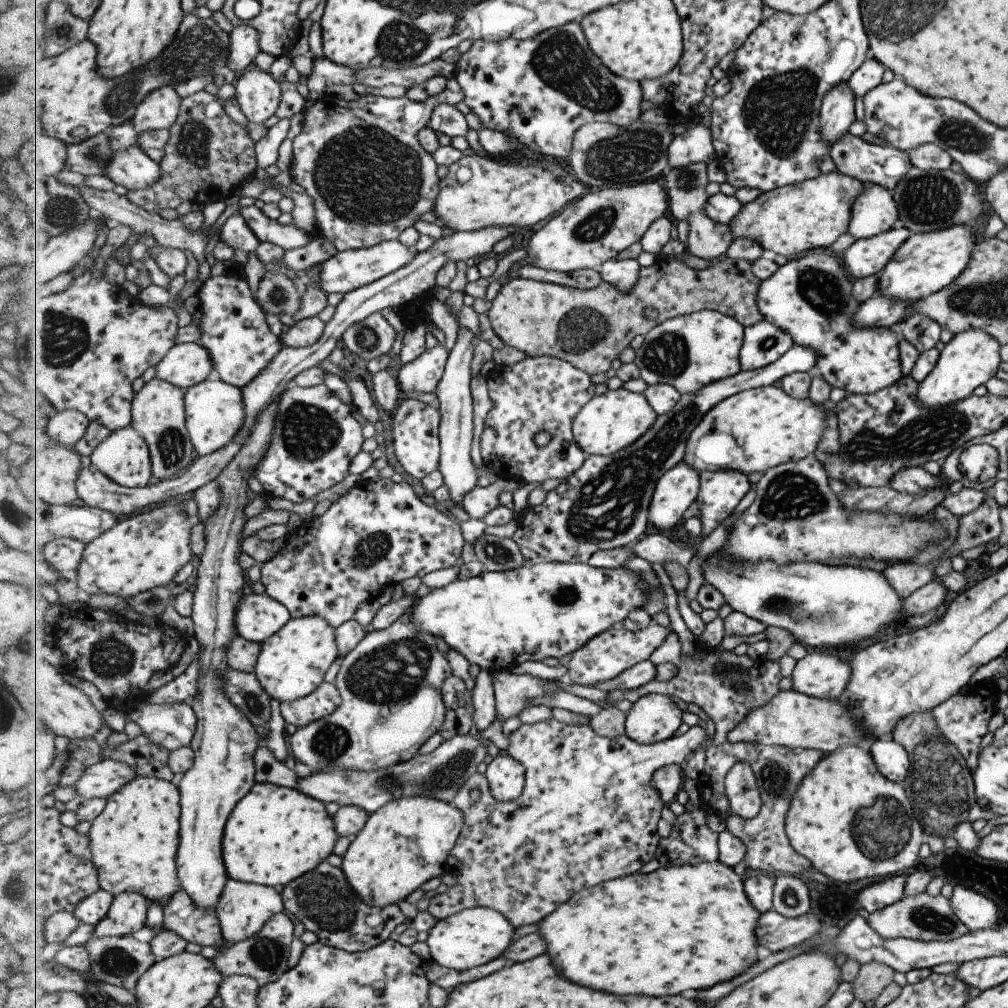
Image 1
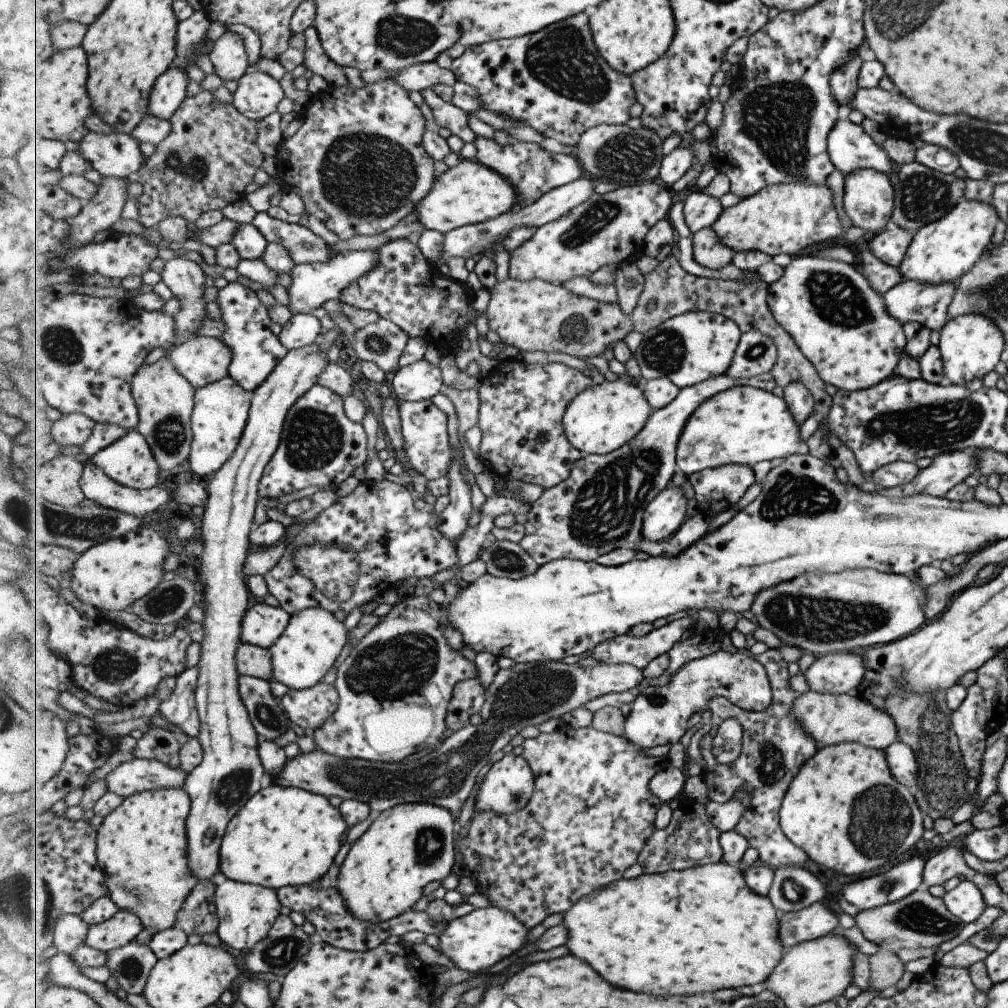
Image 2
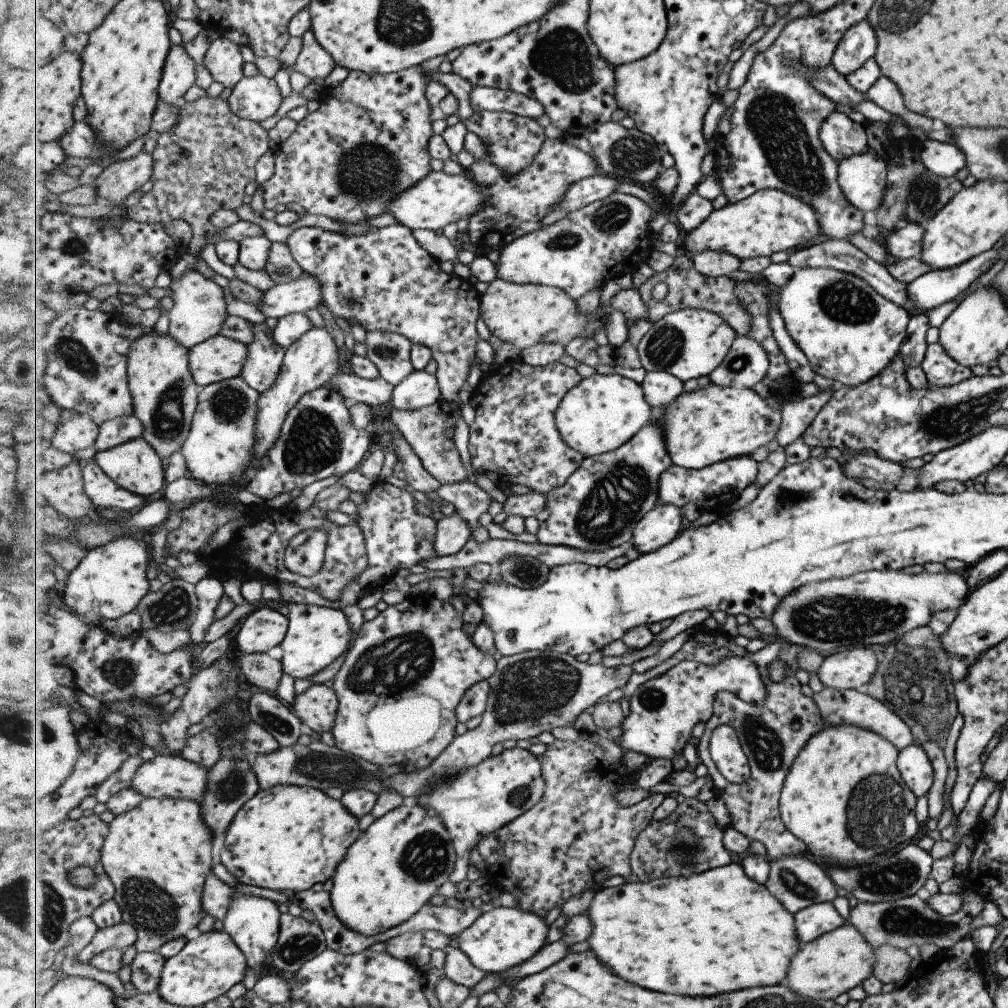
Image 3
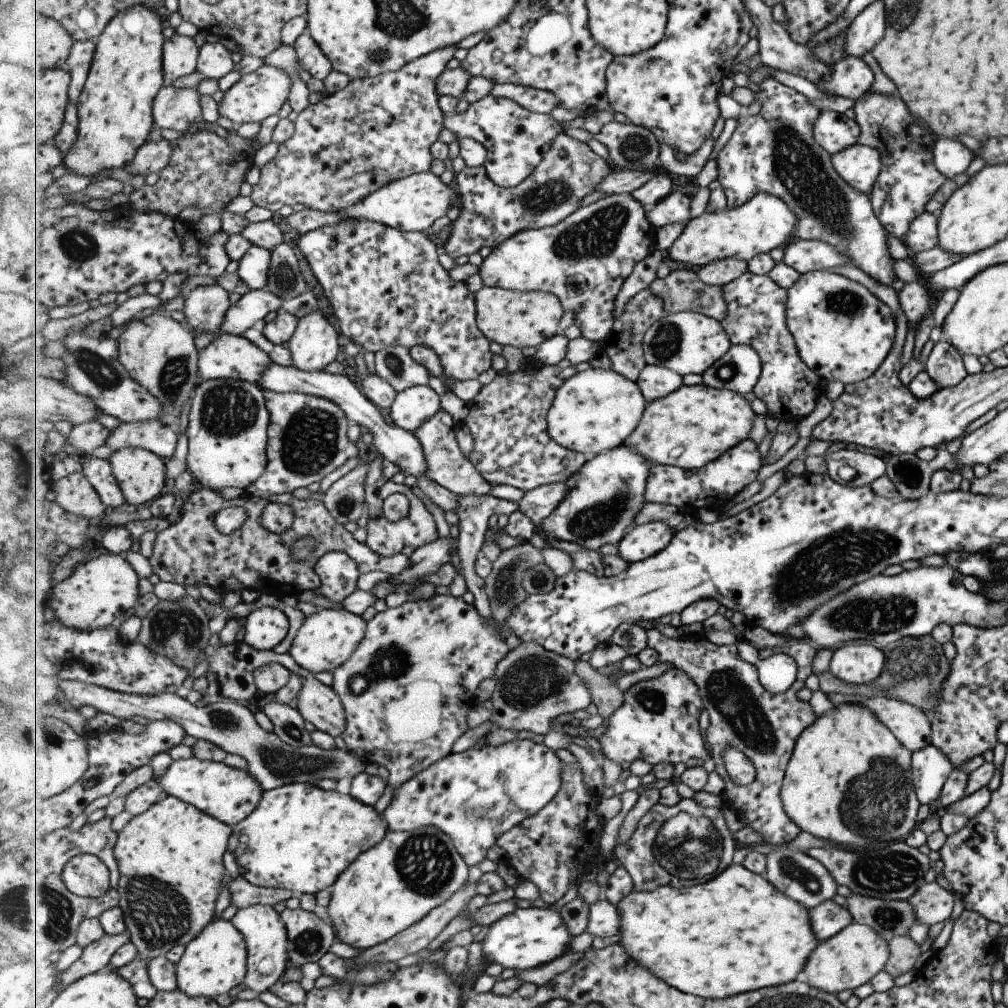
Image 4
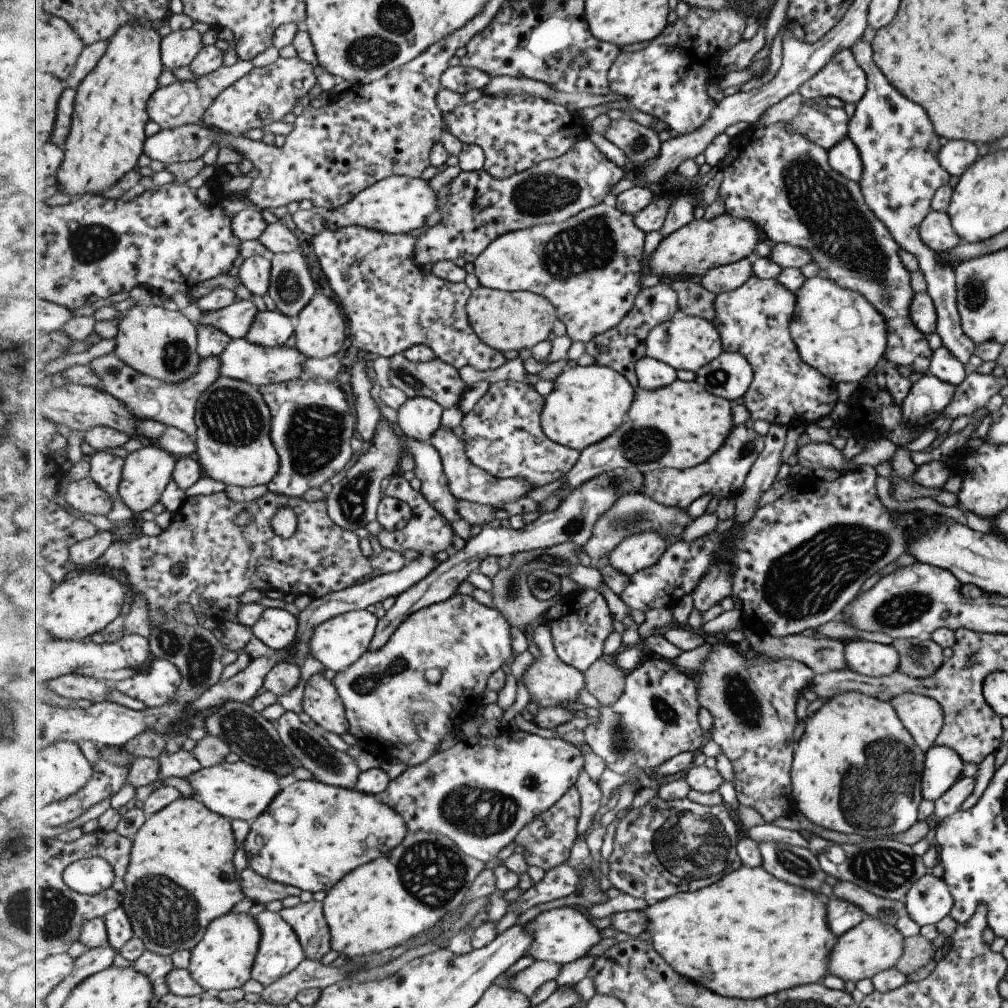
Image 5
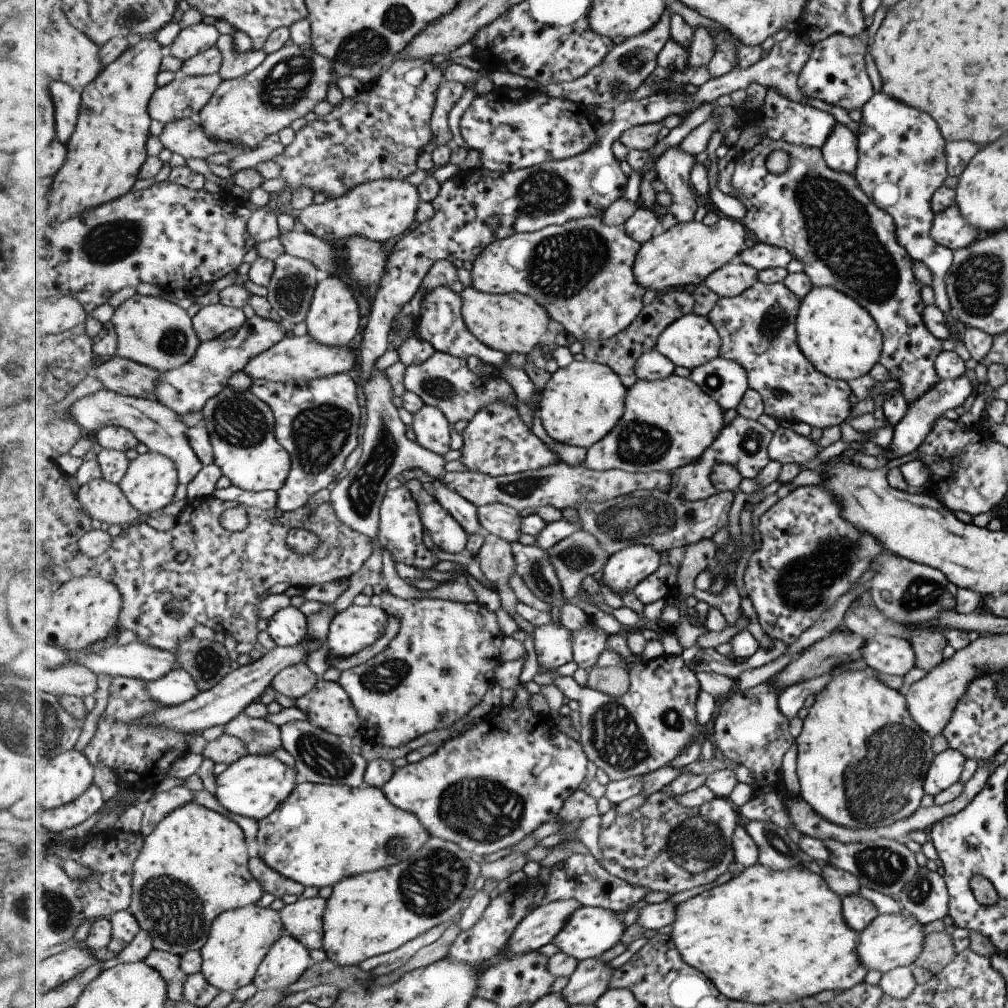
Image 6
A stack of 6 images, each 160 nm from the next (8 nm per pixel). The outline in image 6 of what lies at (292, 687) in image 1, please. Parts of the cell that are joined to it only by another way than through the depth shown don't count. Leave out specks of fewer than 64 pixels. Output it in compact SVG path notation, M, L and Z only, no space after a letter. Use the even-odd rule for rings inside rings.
M351 605L337 613L330 626L329 656L353 656L375 644L386 631L390 614L382 607Z

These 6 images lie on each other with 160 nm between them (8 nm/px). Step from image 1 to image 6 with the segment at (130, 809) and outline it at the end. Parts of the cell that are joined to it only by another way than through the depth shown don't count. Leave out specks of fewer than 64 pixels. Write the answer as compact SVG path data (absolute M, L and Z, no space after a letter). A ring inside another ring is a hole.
M189 803L177 810L174 810L171 814L168 814L160 823L159 826L149 835L144 837L144 847L139 855L139 858L135 863L135 874L134 874L134 893L132 896L131 906L128 908L139 921L141 928L146 930L153 937L155 949L167 951L174 955L183 956L189 951L201 951L205 946L207 939L209 938L210 932L212 931L213 921L221 916L224 912L249 906L255 904L261 900L261 896L265 892L264 886L256 880L253 876L251 869L249 868L250 858L249 852L247 852L247 838L245 838L245 832L243 828L233 822L231 818L219 814L201 804Z

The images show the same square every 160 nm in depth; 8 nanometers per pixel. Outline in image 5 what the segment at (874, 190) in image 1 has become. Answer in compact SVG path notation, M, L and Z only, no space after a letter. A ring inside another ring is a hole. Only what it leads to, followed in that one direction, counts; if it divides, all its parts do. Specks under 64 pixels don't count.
M846 136L835 146L826 150L828 152L828 164L841 176L848 177L849 180L860 179L862 164L856 145Z

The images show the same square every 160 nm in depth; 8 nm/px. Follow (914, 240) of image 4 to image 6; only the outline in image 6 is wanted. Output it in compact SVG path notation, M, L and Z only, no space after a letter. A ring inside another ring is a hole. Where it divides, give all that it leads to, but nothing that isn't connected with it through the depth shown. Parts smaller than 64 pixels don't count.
M955 203L941 212L934 213L930 237L935 243L950 251L968 247L980 235L974 226L966 223Z

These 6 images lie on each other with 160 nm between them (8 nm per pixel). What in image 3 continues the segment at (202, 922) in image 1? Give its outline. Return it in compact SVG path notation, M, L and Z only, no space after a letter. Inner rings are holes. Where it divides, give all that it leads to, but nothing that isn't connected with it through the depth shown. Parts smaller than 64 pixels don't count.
M212 874L205 885L202 900L205 914L211 915L215 920L223 921L229 912L233 899L234 890L223 880L219 880L215 874Z

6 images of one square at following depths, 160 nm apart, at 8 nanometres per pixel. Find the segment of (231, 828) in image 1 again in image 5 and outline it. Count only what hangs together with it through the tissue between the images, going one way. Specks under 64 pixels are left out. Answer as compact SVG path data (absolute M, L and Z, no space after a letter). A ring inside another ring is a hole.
M317 779L295 781L285 787L271 806L250 823L245 854L250 867L278 883L293 885L311 893L329 892L356 868L389 854L404 842L408 824L392 806L360 790L328 785Z

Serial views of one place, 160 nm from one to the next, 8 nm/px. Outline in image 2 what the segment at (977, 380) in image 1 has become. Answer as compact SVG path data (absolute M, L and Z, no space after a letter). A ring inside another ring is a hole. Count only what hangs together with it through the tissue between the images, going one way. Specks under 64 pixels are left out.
M967 313L956 316L955 319L948 319L938 332L939 341L936 347L939 349L942 362L943 383L951 385L965 385L969 380L981 379L984 374L993 371L1006 345L996 324L982 314Z

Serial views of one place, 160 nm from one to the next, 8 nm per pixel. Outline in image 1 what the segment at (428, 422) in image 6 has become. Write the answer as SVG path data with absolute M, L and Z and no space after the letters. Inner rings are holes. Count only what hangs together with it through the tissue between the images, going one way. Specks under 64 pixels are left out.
M439 344L435 348L428 348L416 361L403 365L398 372L398 384L401 391L436 393L437 386L442 382L449 356L450 352L444 345Z

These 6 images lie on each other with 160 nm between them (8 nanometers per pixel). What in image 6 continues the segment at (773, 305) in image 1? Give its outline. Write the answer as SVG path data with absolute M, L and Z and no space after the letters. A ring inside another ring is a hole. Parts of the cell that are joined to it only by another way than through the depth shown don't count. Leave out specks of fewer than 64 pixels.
M815 287L800 299L795 317L796 343L803 356L813 365L813 368L824 373L833 380L856 379L867 375L873 364L878 362L882 347L882 334L871 315L849 295L831 287Z

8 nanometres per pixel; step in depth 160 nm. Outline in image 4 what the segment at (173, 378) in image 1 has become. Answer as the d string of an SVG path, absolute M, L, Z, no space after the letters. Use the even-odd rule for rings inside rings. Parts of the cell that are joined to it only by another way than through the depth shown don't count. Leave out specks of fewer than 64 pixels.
M221 335L208 348L200 351L200 377L204 381L216 379L234 379L259 383L264 373L272 366L271 356L240 335Z

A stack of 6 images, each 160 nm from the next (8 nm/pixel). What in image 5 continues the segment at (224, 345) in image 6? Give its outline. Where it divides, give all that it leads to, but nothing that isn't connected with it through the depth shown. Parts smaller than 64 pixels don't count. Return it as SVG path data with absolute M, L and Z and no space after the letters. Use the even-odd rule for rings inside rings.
M277 310L259 312L246 338L253 344L265 347L285 345L296 332L295 321ZM114 352L94 358L88 365L103 380L103 388L101 390L109 392L117 400L121 400L125 404L125 408L129 408L136 419L143 421L152 420L179 428L189 438L196 437L197 433L196 405L200 403L201 396L213 384L217 383L217 378L221 377L221 360L219 360L219 356L202 360L197 374L193 378L181 382L181 384L167 384L163 380L140 374L136 369L125 364Z

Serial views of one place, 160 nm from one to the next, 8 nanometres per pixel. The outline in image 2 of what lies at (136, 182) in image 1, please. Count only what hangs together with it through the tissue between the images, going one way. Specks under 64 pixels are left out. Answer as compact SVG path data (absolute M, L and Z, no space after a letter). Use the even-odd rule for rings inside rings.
M90 131L81 143L76 145L78 153L86 158L102 177L121 177L122 179L135 178L140 168L144 166L147 158L131 135L125 133L98 133Z

